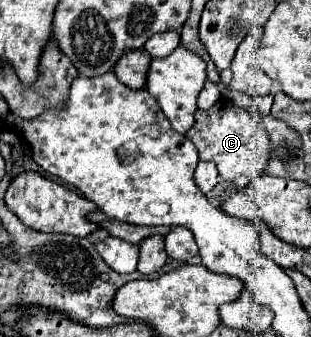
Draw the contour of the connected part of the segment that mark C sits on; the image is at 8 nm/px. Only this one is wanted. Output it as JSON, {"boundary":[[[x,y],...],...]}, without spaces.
{"boundary":[[[221,97],[209,111],[197,109],[193,127],[185,133],[195,143],[201,161],[213,161],[223,181],[233,181],[239,175],[263,173],[269,161],[269,135],[261,121],[255,121],[247,109],[233,105],[233,101]]]}

